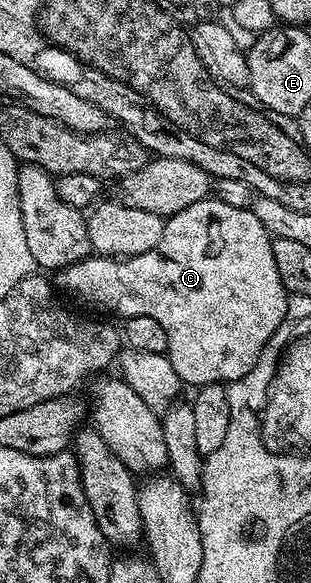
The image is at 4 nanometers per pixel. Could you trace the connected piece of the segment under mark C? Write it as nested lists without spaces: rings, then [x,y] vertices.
[[[217,196],[188,204],[188,208],[165,219],[156,248],[131,258],[107,261],[106,278],[102,278],[102,265],[103,259],[98,256],[73,262],[57,271],[57,285],[102,310],[122,314],[123,319],[152,316],[168,332],[166,354],[172,368],[176,368],[176,376],[190,388],[213,382],[229,384],[242,378],[286,318],[288,291],[280,280],[280,272],[276,272],[272,235],[260,224],[253,209],[232,208],[232,204],[224,204]]]

